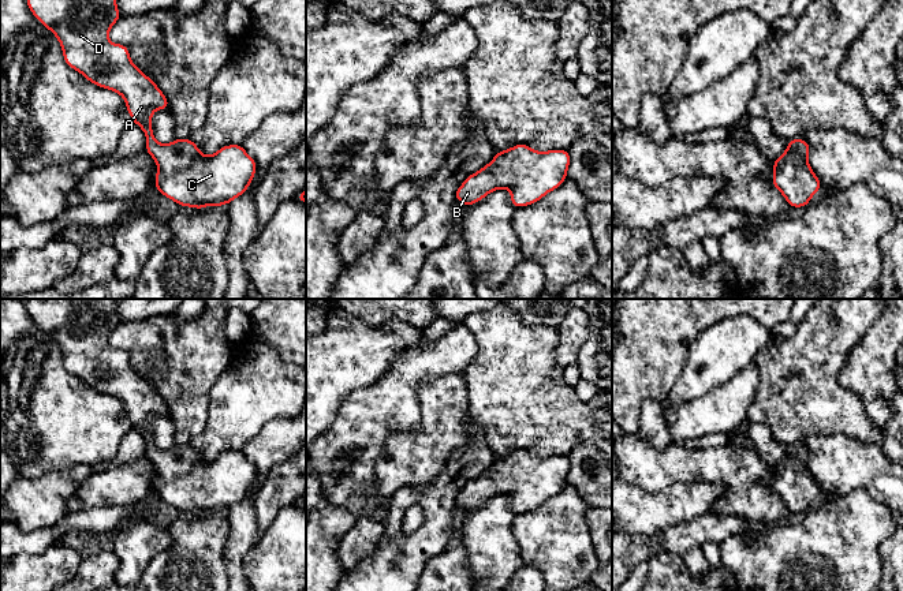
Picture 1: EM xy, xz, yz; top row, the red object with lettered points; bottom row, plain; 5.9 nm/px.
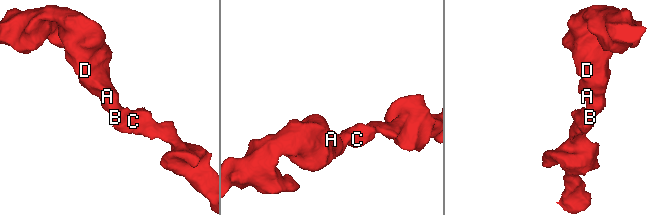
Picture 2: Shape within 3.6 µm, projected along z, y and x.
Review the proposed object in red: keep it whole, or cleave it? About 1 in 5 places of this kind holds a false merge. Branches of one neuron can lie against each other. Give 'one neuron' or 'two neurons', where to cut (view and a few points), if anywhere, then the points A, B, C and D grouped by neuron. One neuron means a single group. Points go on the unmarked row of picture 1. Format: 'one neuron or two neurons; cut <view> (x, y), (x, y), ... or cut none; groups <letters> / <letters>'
one neuron; cut none; groups A B C D

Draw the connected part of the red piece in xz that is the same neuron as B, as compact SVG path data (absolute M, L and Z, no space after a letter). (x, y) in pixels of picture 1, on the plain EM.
M518 449L503 457L482 475L466 483L455 505L466 513L480 508L495 495L510 495L514 513L529 512L556 495L567 483L571 468L567 456L536 457Z

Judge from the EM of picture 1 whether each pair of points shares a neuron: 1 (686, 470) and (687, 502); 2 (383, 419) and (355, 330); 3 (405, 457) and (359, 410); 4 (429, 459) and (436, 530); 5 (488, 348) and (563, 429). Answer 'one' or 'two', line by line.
1: two
2: two
3: two
4: two
5: one

